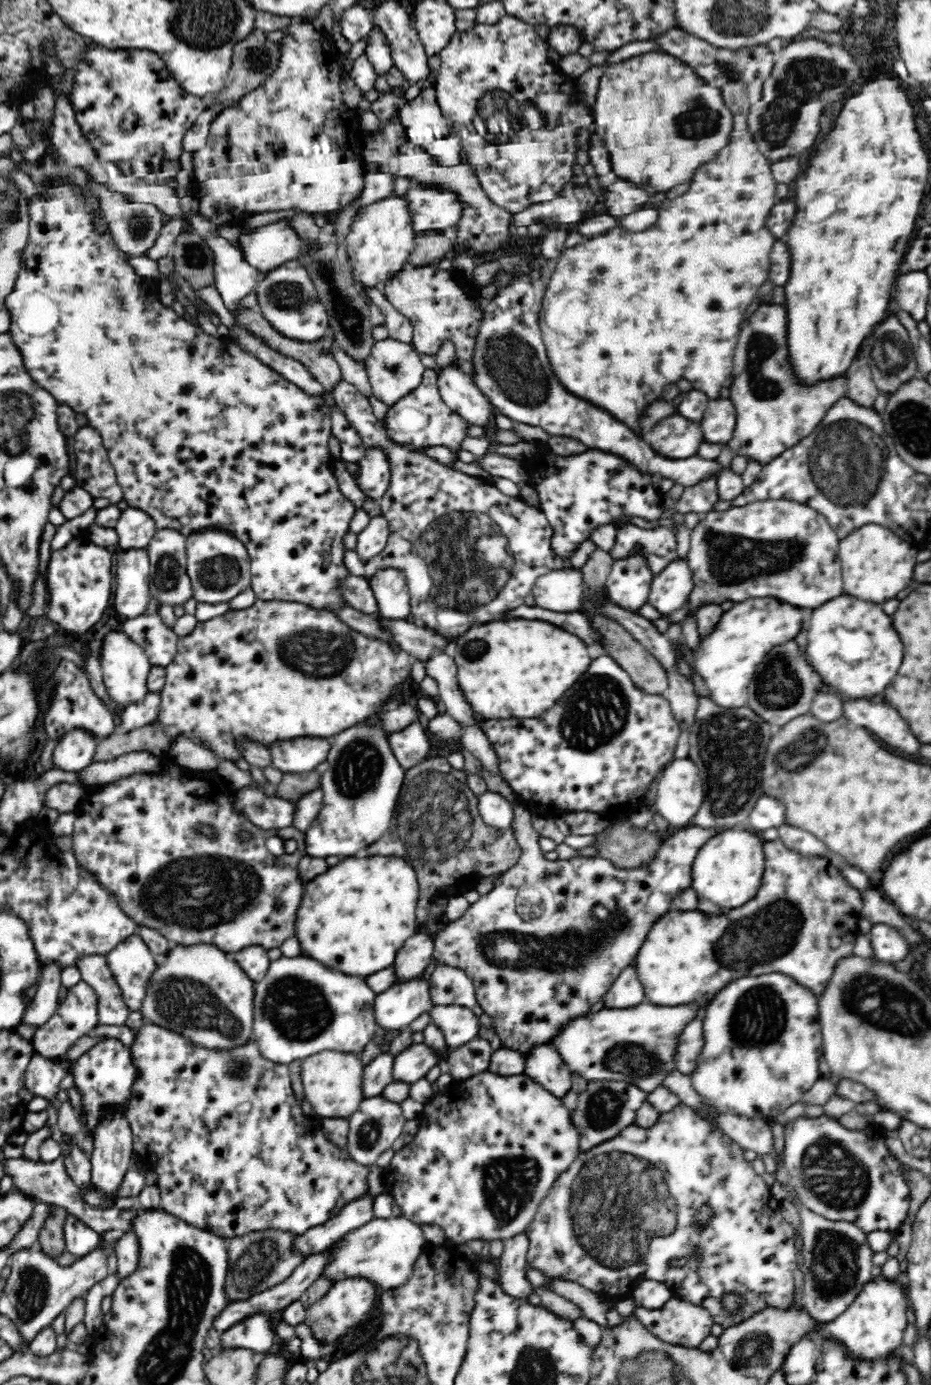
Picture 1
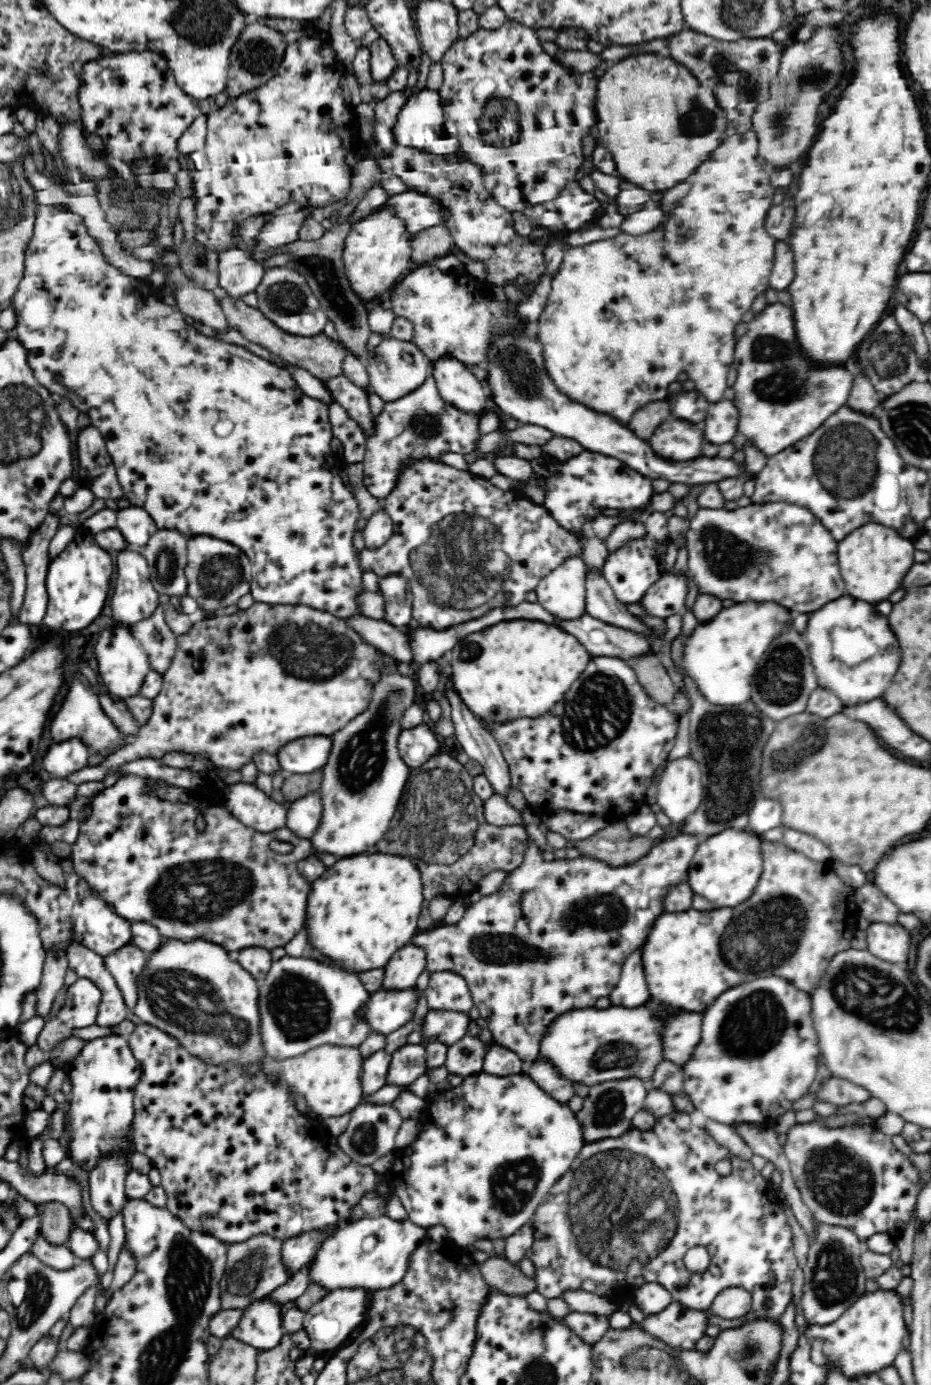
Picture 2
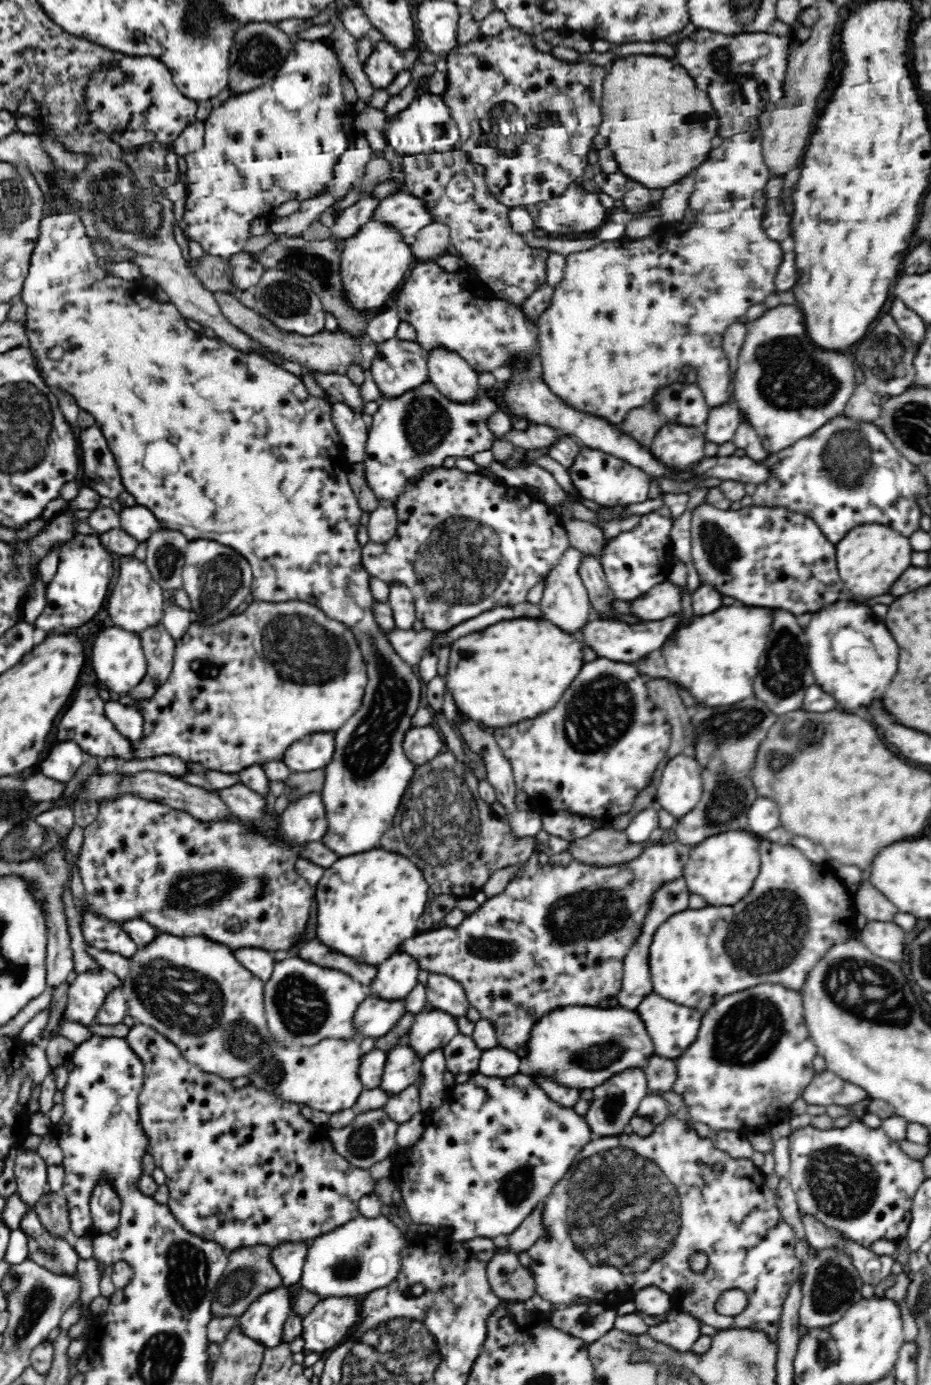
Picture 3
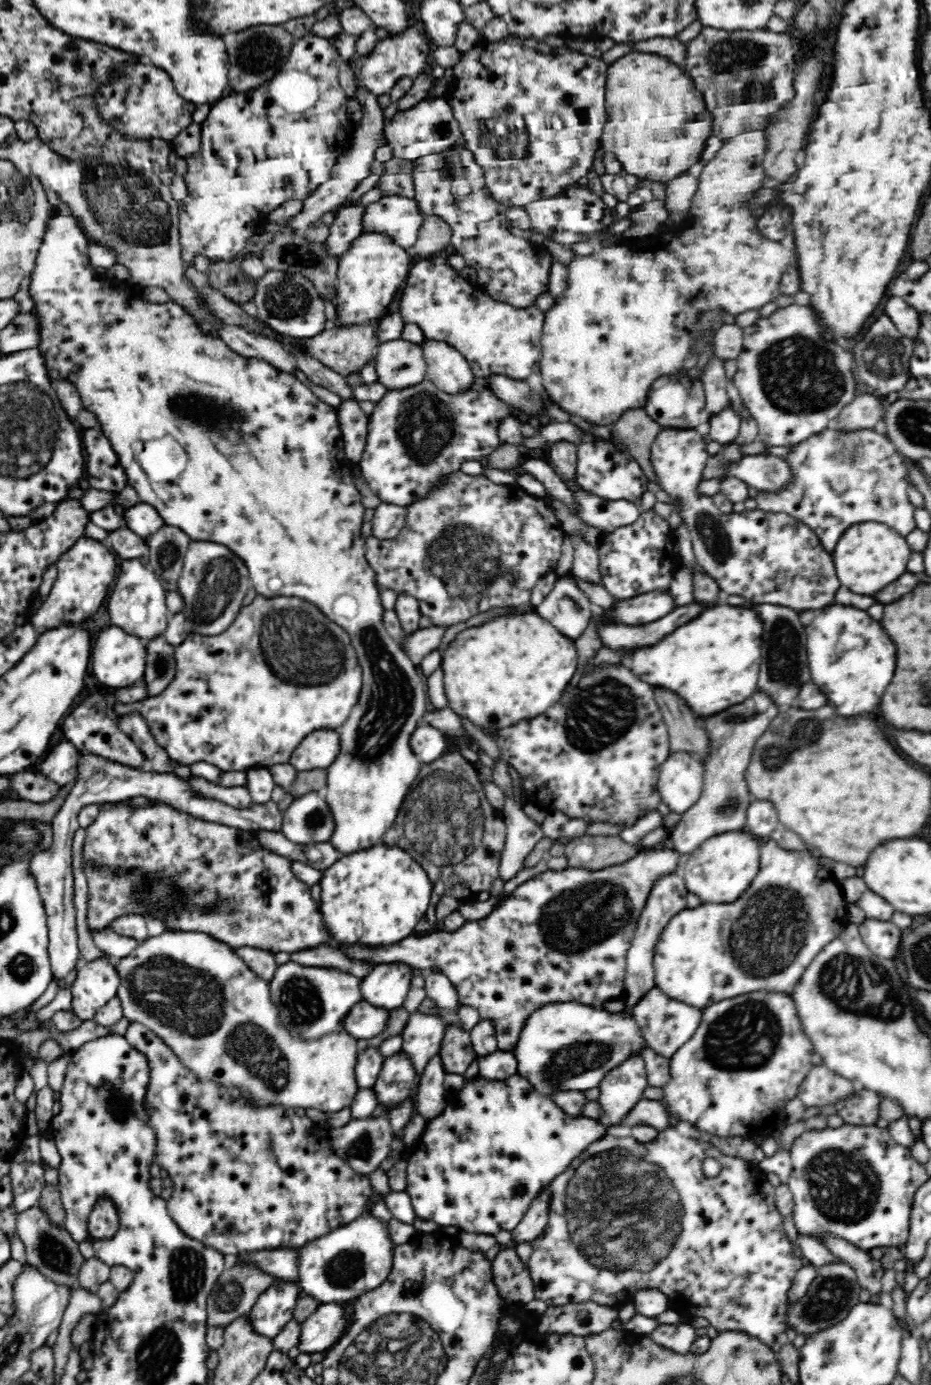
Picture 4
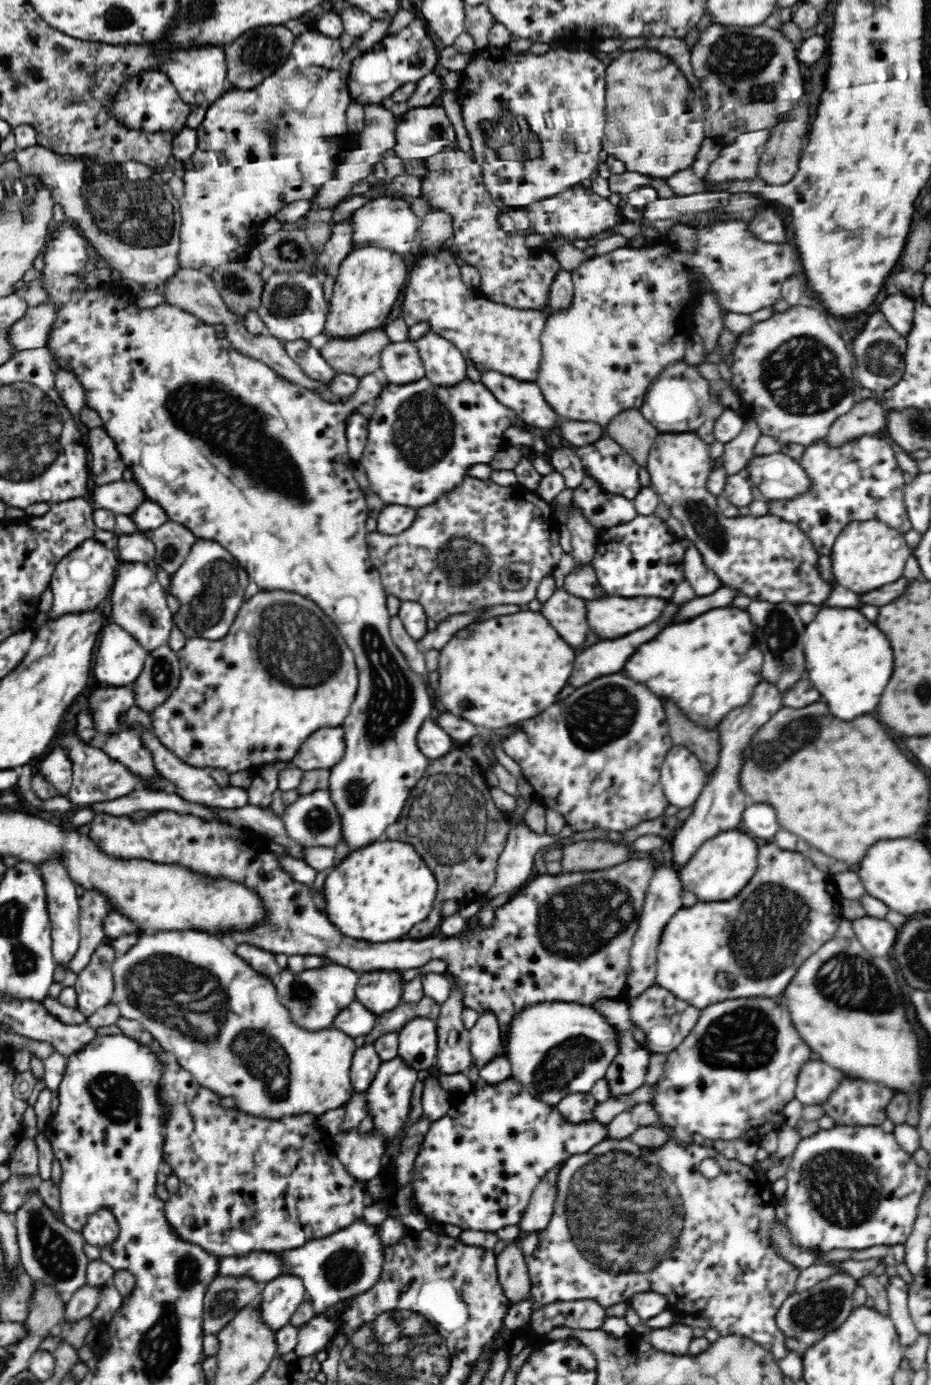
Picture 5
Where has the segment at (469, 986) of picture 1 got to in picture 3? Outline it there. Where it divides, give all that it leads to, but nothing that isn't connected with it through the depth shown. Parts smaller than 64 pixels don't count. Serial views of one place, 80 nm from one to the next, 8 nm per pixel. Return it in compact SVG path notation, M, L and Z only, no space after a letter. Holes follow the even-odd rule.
M430 973L425 988L426 1004L432 1006L432 1009L442 1010L456 1018L467 1016L471 1004L462 983L445 975Z

